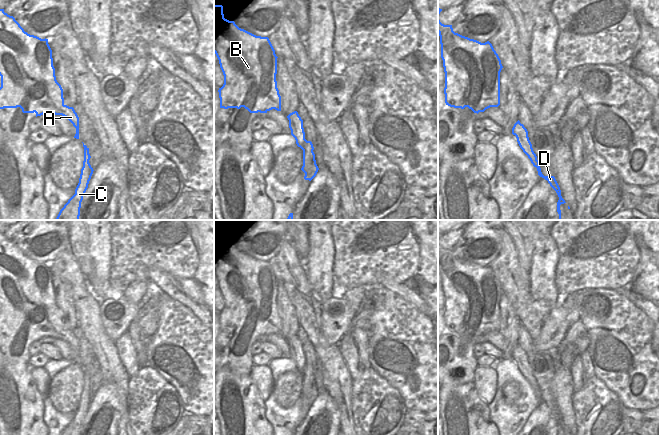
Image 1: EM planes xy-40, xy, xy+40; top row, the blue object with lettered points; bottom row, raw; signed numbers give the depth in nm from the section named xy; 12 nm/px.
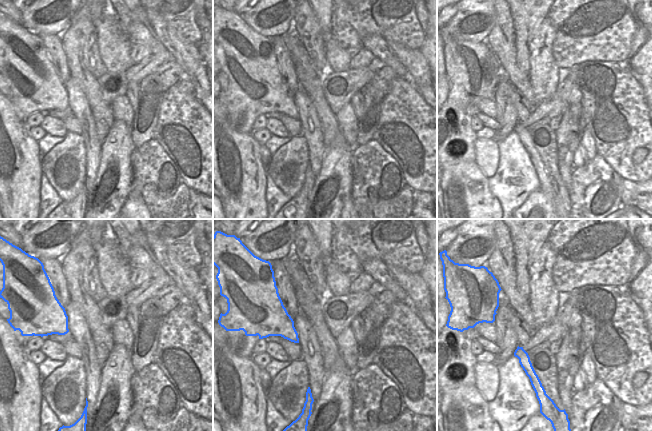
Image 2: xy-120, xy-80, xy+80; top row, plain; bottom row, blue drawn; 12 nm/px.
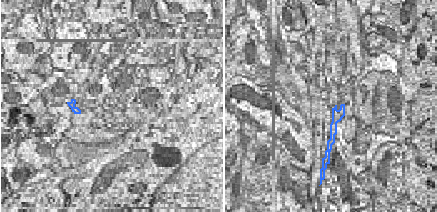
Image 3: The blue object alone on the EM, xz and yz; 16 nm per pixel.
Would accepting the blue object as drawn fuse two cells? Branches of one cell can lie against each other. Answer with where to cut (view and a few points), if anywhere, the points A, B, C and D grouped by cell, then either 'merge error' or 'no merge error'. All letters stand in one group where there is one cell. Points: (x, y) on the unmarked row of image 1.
cut in xy along (306, 364), (303, 376); A B D / C; merge error

